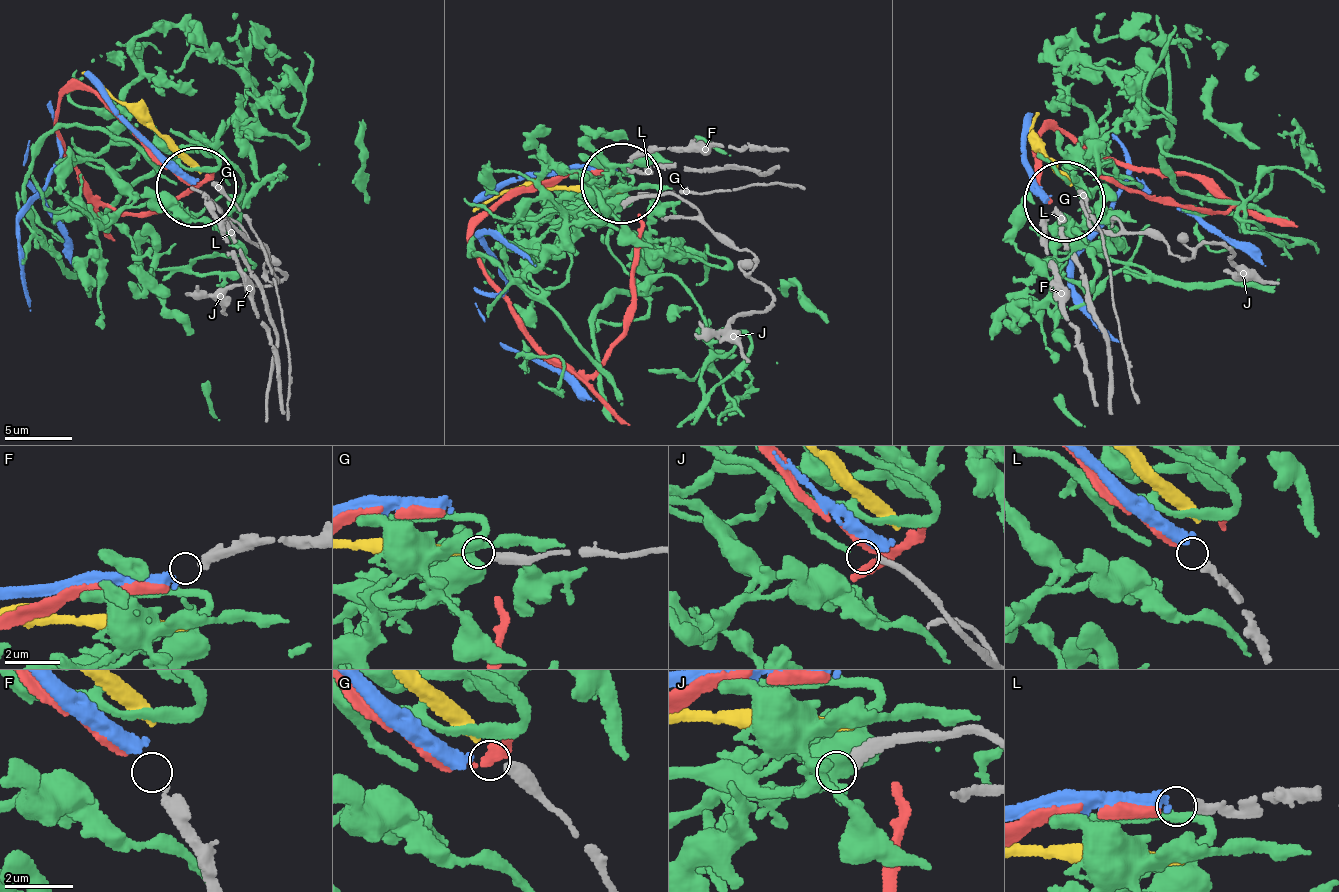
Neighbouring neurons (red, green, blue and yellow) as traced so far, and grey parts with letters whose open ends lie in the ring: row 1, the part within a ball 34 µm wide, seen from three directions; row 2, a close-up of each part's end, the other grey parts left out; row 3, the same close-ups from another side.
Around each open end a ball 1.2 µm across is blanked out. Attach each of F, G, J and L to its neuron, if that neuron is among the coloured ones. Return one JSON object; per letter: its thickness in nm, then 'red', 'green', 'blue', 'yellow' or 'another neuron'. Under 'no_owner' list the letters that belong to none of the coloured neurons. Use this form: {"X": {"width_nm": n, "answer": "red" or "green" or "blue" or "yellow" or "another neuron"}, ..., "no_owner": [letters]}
{"F": {"width_nm": 300, "answer": "blue"}, "G": {"width_nm": 400, "answer": "yellow"}, "J": {"width_nm": 260, "answer": "green"}, "L": {"width_nm": 240, "answer": "red"}, "no_owner": []}

